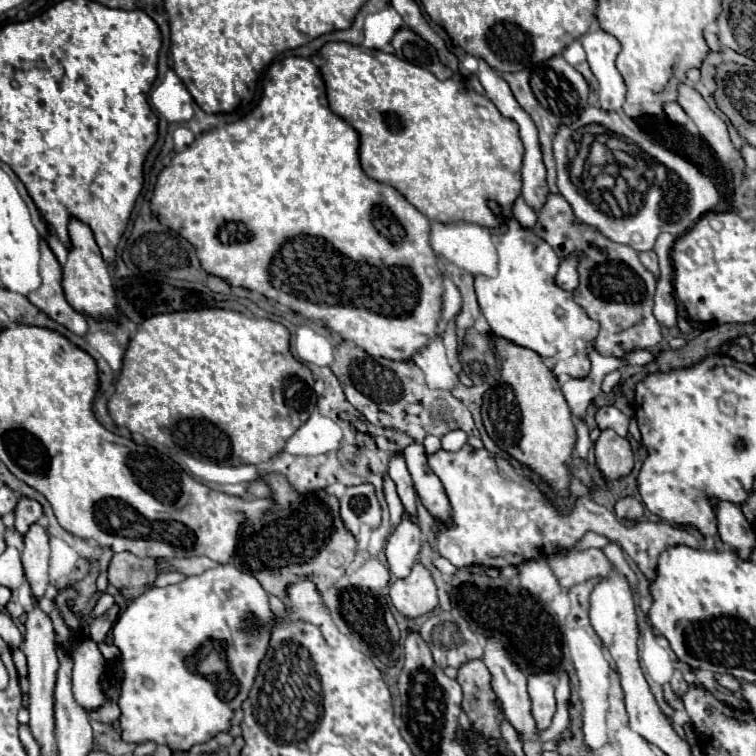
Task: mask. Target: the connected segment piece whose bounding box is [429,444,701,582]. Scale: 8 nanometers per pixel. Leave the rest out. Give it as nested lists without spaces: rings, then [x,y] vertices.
[[[465,444],[457,452],[439,450],[437,454],[429,456],[429,468],[443,482],[443,488],[453,508],[453,526],[439,530],[435,548],[457,568],[467,568],[475,564],[485,568],[519,566],[525,560],[547,558],[559,550],[567,550],[585,532],[593,530],[619,544],[627,552],[627,556],[639,566],[645,578],[653,582],[657,576],[657,560],[661,552],[673,546],[701,548],[701,542],[685,528],[673,526],[669,522],[647,520],[625,526],[605,506],[587,498],[579,498],[573,512],[569,512],[567,516],[559,516],[557,510],[545,500],[545,496],[529,478],[513,474],[513,478],[505,480],[499,474],[495,458],[489,456],[485,448],[475,450]]]

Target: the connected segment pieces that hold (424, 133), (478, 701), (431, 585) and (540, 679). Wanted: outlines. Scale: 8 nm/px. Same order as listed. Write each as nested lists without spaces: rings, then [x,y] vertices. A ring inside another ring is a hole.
[[[329,42],[321,48],[321,58],[325,60],[325,64],[321,66],[321,74],[327,86],[327,98],[329,98],[329,106],[335,114],[339,114],[343,120],[347,120],[361,136],[361,148],[359,148],[359,156],[361,156],[361,166],[365,170],[367,176],[371,176],[377,182],[389,184],[393,188],[397,188],[421,214],[425,214],[429,220],[433,222],[443,222],[443,224],[453,224],[453,222],[471,222],[471,224],[481,224],[485,228],[497,228],[503,222],[507,222],[507,218],[511,216],[513,204],[517,200],[517,196],[521,194],[521,162],[523,162],[523,142],[519,138],[519,126],[517,122],[501,116],[501,112],[495,108],[495,104],[487,98],[481,96],[473,90],[471,96],[471,88],[467,82],[459,82],[459,80],[437,80],[429,70],[409,64],[405,60],[399,60],[395,54],[385,54],[385,52],[373,52],[369,48],[363,46],[353,46],[353,44],[345,44],[345,42]],[[487,202],[497,202],[501,212],[495,214]]]
[[[467,660],[457,672],[457,682],[463,688],[461,708],[469,716],[471,728],[479,732],[489,746],[505,750],[507,744],[501,738],[497,720],[501,704],[491,688],[491,672],[483,660]]]
[[[417,562],[409,578],[395,580],[391,584],[391,600],[393,600],[393,606],[407,620],[413,620],[413,618],[419,618],[421,614],[431,612],[439,604],[437,586],[431,572],[421,562]]]
[[[539,672],[527,676],[527,692],[531,700],[531,714],[537,724],[537,730],[543,732],[549,728],[555,714],[555,684],[559,678],[551,672]]]

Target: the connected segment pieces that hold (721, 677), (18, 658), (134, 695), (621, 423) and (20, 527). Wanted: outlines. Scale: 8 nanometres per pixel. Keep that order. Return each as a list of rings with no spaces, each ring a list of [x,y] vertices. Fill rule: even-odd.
[[[715,674],[715,680],[717,680],[723,688],[727,688],[727,690],[731,690],[731,692],[739,692],[739,688],[741,688],[741,682],[739,682],[737,678],[729,676],[729,674]]]
[[[20,648],[13,650],[12,658],[16,666],[19,677],[27,676],[28,667],[27,667],[26,656],[25,654],[23,654],[23,651]]]
[[[221,564],[215,568],[205,570],[199,576],[189,576],[179,584],[171,584],[165,588],[151,588],[145,590],[141,596],[137,596],[135,600],[129,602],[127,612],[121,612],[121,616],[117,618],[115,626],[113,626],[113,644],[121,650],[121,666],[123,666],[123,682],[121,682],[121,694],[119,694],[119,708],[121,708],[121,716],[119,716],[119,728],[121,728],[121,738],[123,742],[133,742],[133,744],[143,744],[143,742],[155,742],[155,744],[165,744],[169,746],[173,752],[187,752],[191,746],[195,744],[203,744],[207,740],[211,740],[213,736],[217,736],[219,732],[229,732],[231,728],[231,718],[233,712],[243,704],[243,700],[249,696],[249,690],[255,682],[257,676],[257,668],[259,662],[263,660],[267,648],[269,648],[269,638],[271,638],[271,626],[273,626],[273,612],[269,610],[269,594],[263,590],[263,586],[249,576],[247,572],[241,572],[237,568],[233,568],[233,564]]]
[[[601,406],[595,414],[595,420],[597,420],[597,426],[601,430],[605,428],[611,428],[615,430],[619,436],[627,436],[627,424],[629,424],[629,418],[615,406]]]
[[[21,498],[15,508],[15,530],[21,536],[25,536],[29,526],[37,524],[41,516],[43,516],[43,508],[39,506],[39,502],[29,500],[29,498]]]

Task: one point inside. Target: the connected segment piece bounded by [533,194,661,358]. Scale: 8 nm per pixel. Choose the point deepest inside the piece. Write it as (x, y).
(616, 289)

